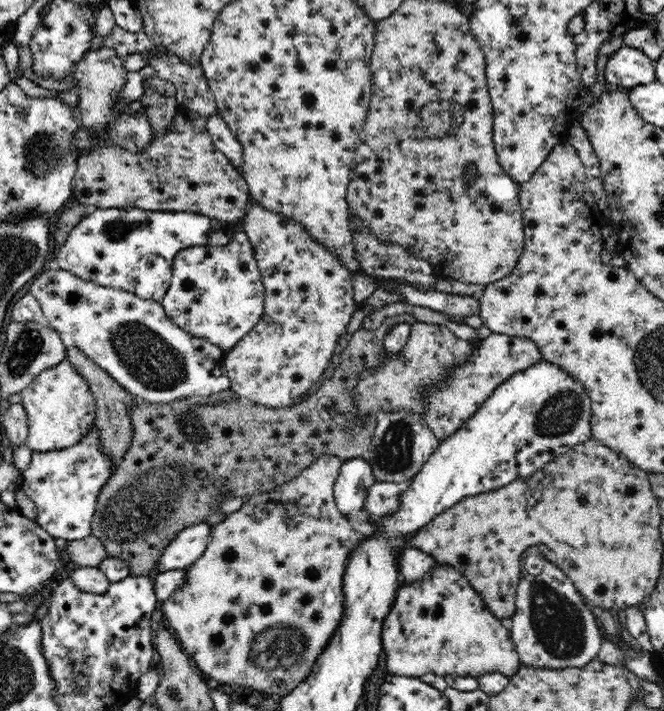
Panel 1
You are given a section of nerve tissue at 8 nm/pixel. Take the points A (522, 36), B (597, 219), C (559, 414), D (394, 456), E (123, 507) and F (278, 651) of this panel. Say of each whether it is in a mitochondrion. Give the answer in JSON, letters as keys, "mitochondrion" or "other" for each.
{"A":"other","B":"other","C":"mitochondrion","D":"mitochondrion","E":"mitochondrion","F":"mitochondrion"}

